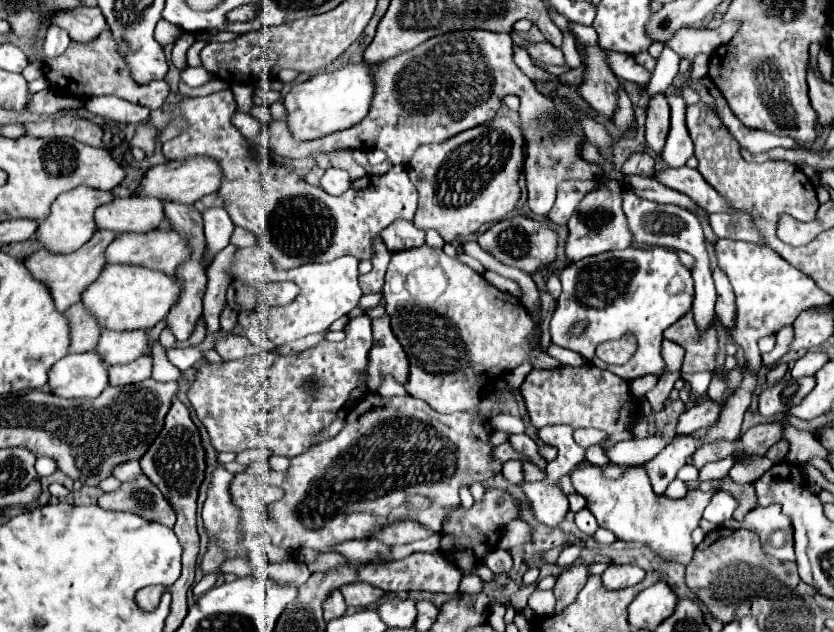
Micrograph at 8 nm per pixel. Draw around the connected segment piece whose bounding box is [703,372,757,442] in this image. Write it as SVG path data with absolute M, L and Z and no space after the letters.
M743 372L741 384L735 390L727 392L719 424L711 426L711 432L707 434L707 440L703 440L703 442L715 442L717 438L735 440L739 436L743 414L747 412L747 408L751 404L751 396L753 396L755 386L757 386L757 374Z

